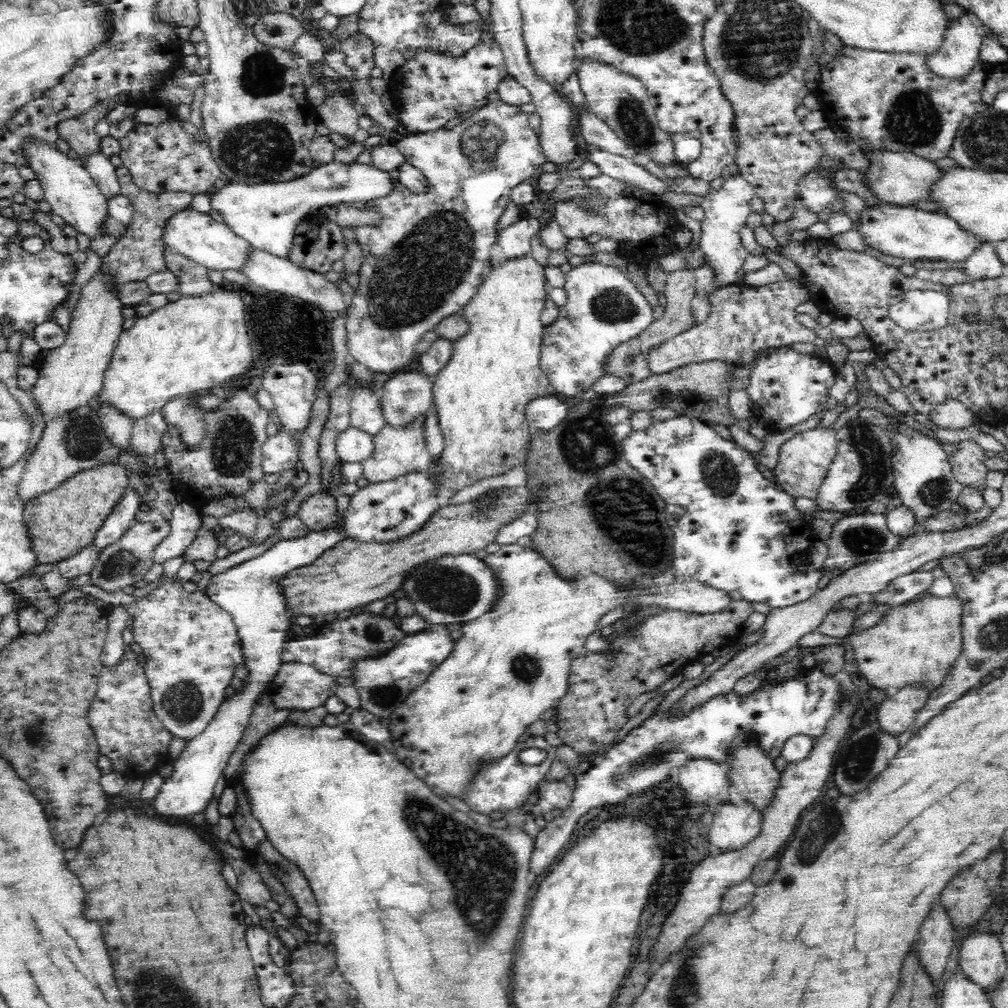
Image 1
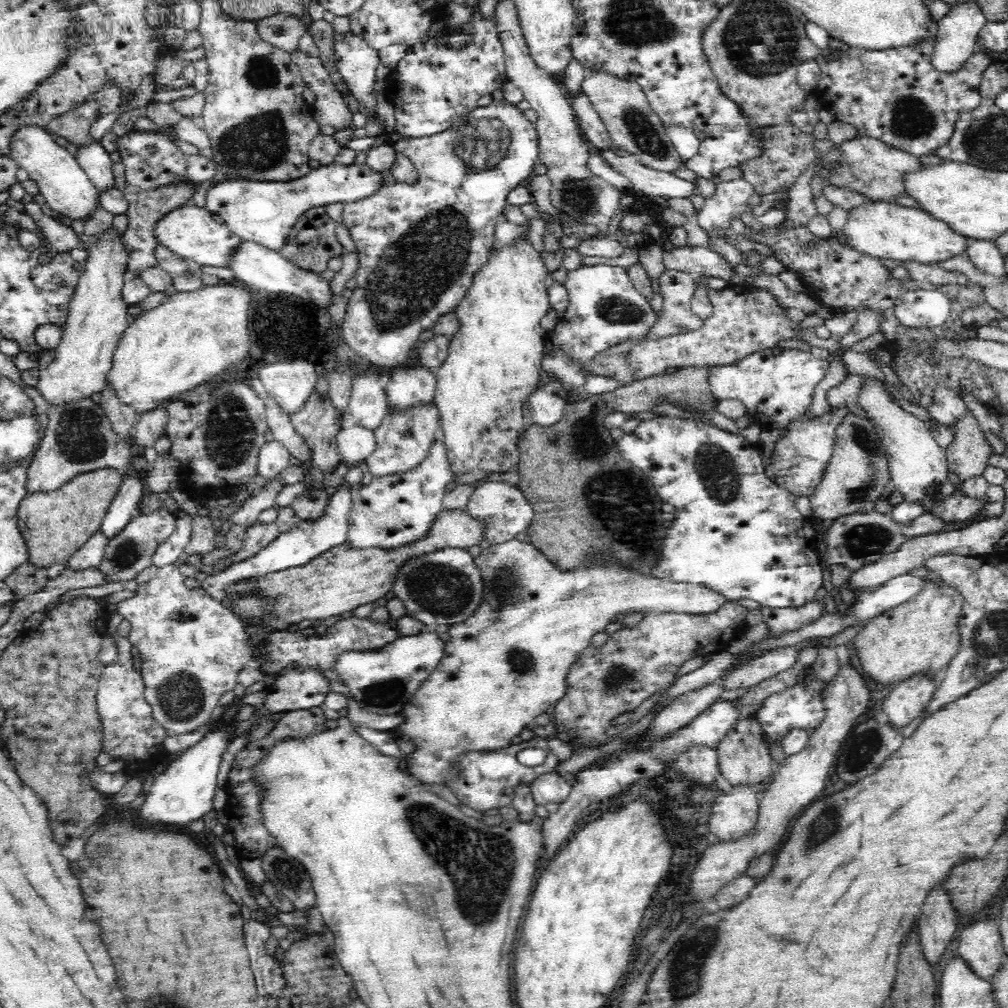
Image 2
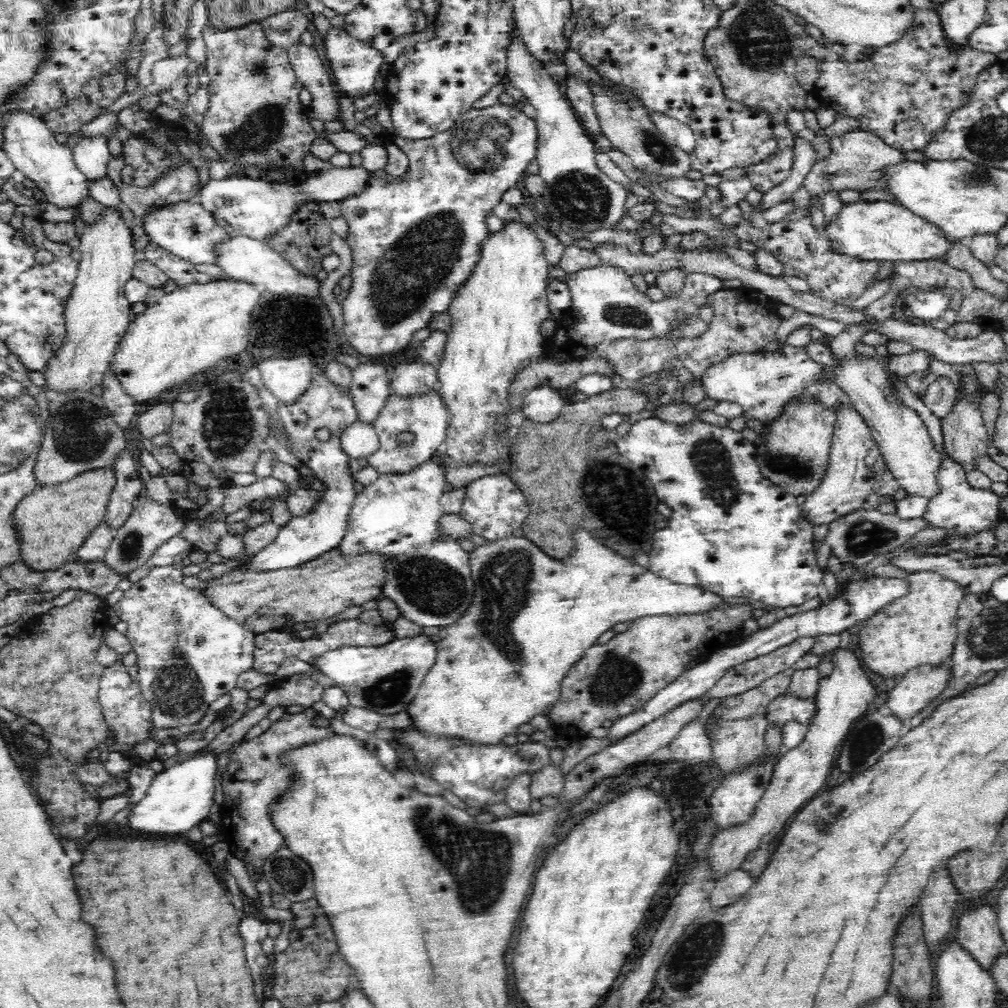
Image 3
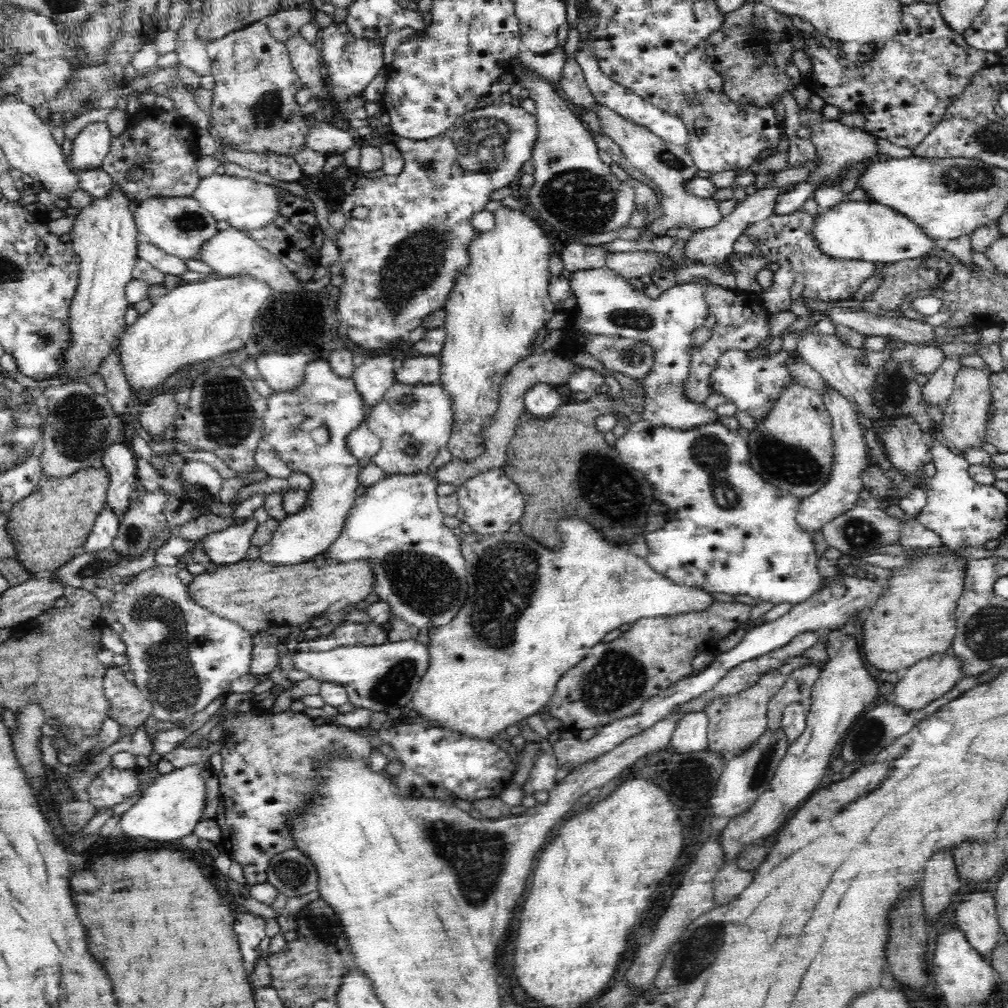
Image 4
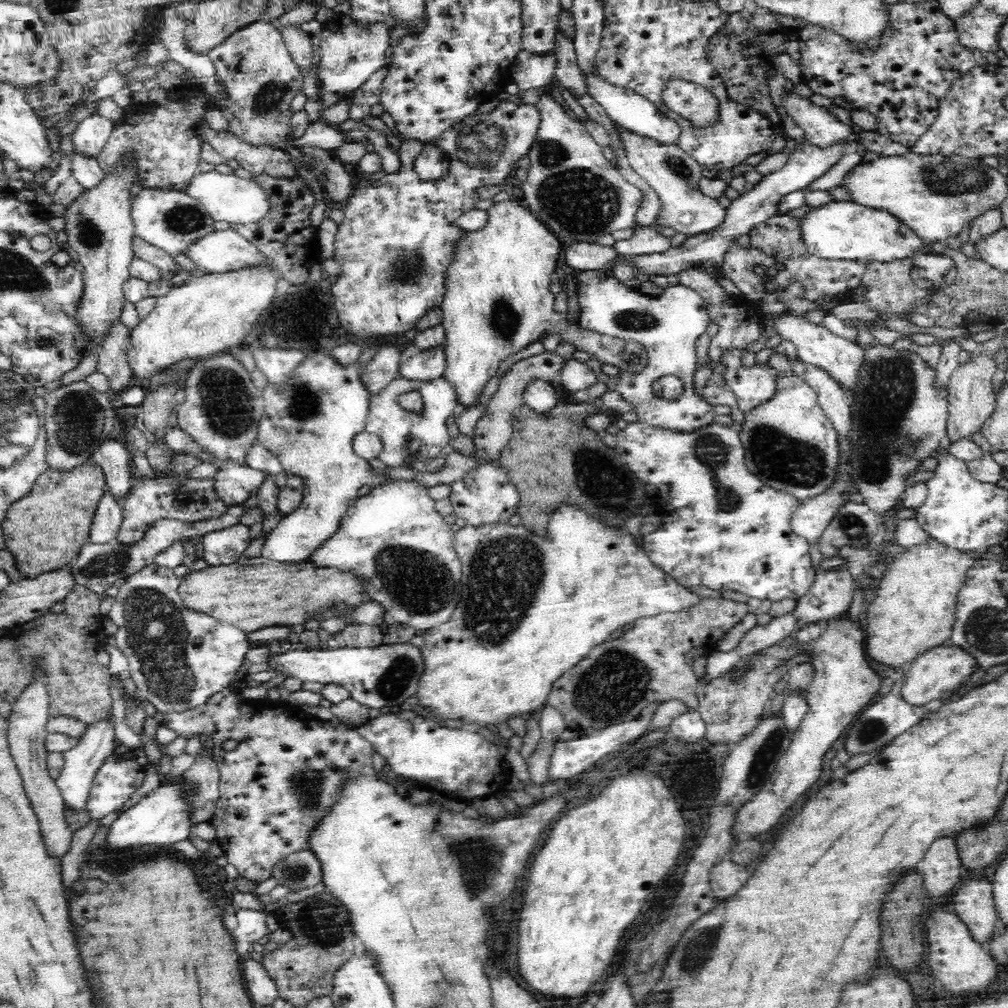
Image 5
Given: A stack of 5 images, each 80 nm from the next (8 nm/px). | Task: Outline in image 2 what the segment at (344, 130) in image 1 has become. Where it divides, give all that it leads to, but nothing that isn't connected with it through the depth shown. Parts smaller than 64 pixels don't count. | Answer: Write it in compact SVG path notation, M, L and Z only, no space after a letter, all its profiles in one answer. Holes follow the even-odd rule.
M300 47L292 50L290 54L291 60L298 65L298 72L302 73L302 80L306 83L306 87L314 91L315 100L311 106L314 120L322 126L324 124L334 126L337 131L344 128L354 130L353 113L344 102L343 94L334 87L322 59L310 55Z

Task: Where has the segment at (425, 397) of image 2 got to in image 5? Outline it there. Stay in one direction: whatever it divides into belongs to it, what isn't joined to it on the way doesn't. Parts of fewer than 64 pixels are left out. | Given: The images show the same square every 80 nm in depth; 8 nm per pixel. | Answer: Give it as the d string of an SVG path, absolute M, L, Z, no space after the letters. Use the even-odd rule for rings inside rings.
M443 345L430 350L422 350L408 358L399 366L400 374L408 379L424 379L426 381L440 378L445 369L445 352Z

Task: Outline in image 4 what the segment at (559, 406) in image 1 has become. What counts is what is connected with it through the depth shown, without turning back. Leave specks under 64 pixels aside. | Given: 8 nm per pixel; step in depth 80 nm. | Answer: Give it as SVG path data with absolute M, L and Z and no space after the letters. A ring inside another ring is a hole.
M538 382L524 396L525 410L536 418L548 419L564 403L555 387Z

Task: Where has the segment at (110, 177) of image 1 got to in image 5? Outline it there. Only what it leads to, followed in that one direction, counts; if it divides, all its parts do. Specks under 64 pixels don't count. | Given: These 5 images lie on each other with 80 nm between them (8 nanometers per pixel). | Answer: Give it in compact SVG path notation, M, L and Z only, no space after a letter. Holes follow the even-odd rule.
M98 112L91 113L79 122L71 138L77 155L97 160L110 138L113 124Z

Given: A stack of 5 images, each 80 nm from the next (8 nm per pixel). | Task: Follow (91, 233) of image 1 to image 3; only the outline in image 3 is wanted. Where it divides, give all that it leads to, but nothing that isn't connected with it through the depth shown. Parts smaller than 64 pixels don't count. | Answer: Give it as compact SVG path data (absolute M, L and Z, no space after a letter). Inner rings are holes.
M19 108L8 110L2 118L3 149L14 167L36 183L46 195L45 201L63 209L78 209L89 198L89 181L74 164L72 149L64 143L58 143L55 133L43 121Z

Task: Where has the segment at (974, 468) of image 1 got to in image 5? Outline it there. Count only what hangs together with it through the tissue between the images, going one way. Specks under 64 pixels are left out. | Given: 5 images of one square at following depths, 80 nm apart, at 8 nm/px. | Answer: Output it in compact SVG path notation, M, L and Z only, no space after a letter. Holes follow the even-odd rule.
M972 352L973 359L967 363L958 365L950 376L950 382L947 389L949 397L948 418L947 418L947 436L946 442L952 443L960 438L972 438L981 430L985 420L994 412L995 396L992 387L992 376L996 370L994 359L985 354Z

